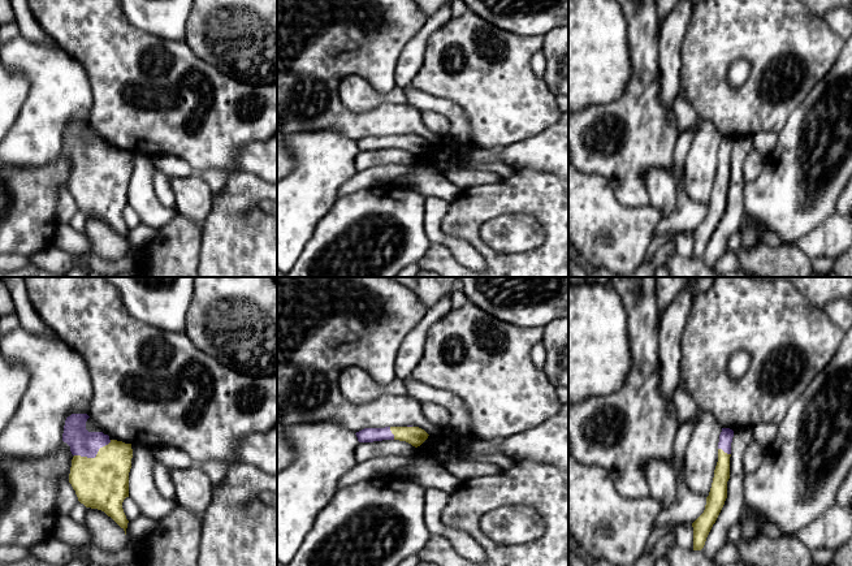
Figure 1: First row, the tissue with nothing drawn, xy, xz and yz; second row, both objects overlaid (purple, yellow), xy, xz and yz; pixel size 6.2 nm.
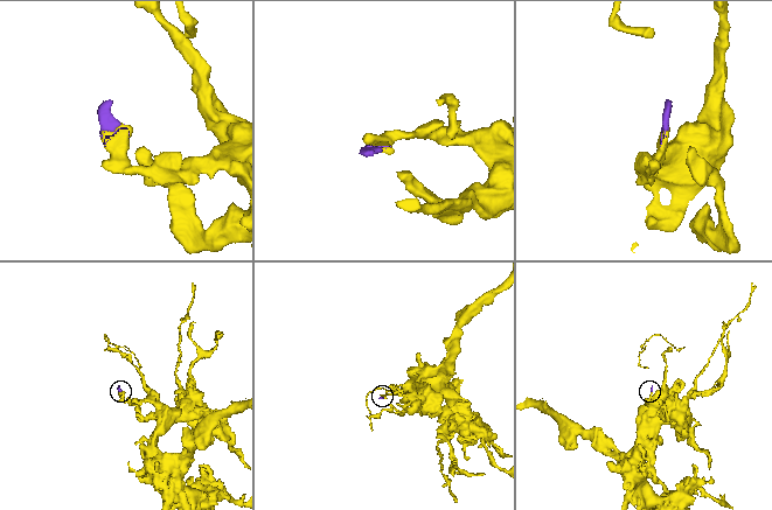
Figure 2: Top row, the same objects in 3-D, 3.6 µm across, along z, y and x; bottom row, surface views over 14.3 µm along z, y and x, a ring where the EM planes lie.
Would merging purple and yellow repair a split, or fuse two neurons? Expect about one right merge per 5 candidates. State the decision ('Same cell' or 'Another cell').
Same cell

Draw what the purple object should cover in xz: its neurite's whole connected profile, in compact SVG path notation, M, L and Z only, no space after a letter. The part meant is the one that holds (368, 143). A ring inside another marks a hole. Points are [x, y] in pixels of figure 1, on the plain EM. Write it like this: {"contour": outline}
{"contour": "M385 135L385 137L364 137L355 142L359 151L373 151L382 148L399 148L420 155L427 147L428 142L419 135Z"}

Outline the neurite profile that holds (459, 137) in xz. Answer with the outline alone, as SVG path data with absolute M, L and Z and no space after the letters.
M412 86L405 88L405 91L408 105L420 112L432 111L449 118L451 128L446 141L462 157L467 159L479 150L472 141L470 120L460 107L450 100L423 94Z

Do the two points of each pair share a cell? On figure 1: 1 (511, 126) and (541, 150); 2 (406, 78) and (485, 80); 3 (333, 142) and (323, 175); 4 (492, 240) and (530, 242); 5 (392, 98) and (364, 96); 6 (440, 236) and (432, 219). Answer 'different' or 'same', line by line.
1: different
2: different
3: same
4: same
5: same
6: same

